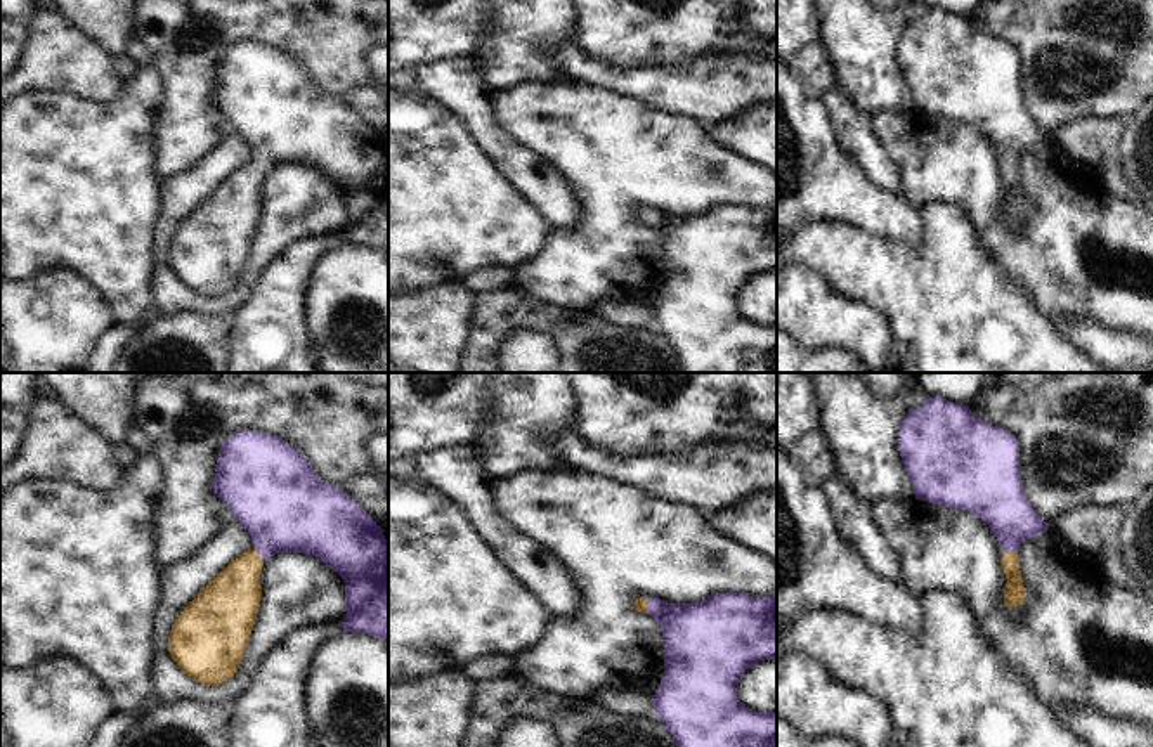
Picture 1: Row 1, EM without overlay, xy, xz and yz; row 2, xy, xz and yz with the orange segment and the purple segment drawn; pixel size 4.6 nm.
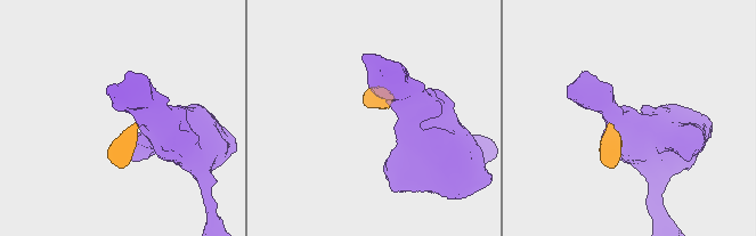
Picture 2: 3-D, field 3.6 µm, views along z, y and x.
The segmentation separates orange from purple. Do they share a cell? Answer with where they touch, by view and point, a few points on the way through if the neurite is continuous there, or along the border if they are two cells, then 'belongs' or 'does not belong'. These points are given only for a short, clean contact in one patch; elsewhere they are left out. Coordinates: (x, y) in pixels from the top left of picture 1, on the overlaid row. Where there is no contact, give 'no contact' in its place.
xy (260, 555) | across xy (231, 600), (243, 572), (260, 555), (286, 508) | belongs

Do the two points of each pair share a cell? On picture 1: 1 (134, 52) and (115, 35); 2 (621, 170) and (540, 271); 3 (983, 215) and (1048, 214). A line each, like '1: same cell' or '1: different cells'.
1: different cells
2: same cell
3: same cell

